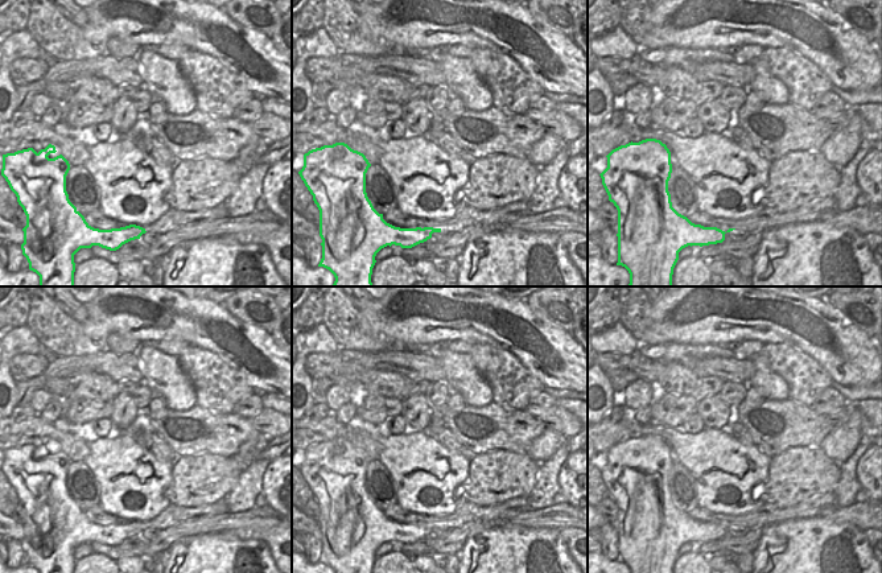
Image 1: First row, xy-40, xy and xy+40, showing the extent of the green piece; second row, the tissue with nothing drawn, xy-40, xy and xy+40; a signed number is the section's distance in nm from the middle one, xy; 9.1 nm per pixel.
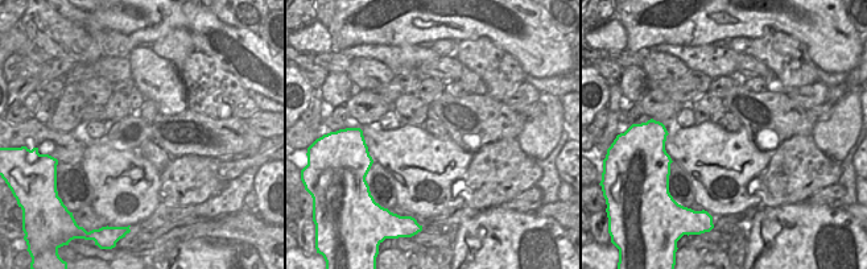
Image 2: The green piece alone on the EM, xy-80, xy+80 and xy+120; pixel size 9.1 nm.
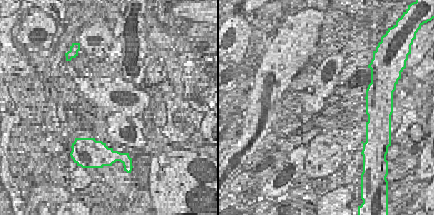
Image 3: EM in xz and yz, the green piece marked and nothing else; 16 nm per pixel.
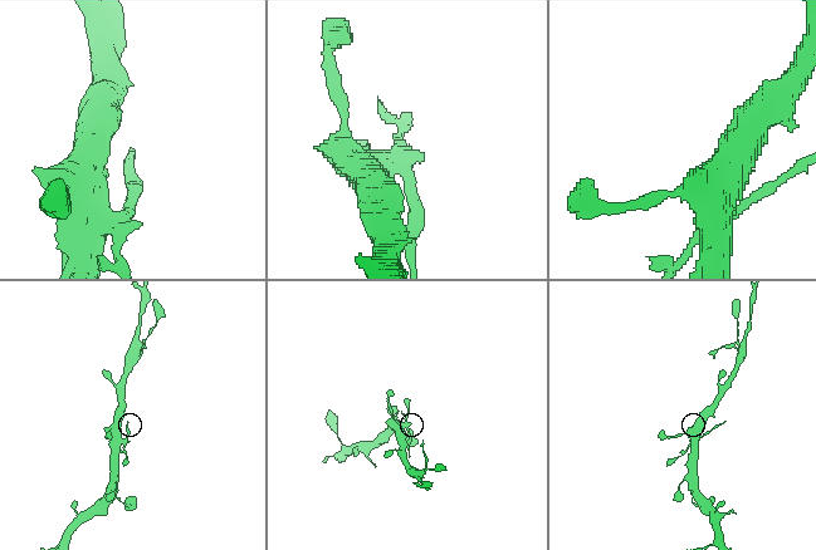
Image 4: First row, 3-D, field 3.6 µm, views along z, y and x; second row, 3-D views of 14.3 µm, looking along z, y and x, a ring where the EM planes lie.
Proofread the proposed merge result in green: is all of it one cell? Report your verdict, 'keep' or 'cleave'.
cleave

